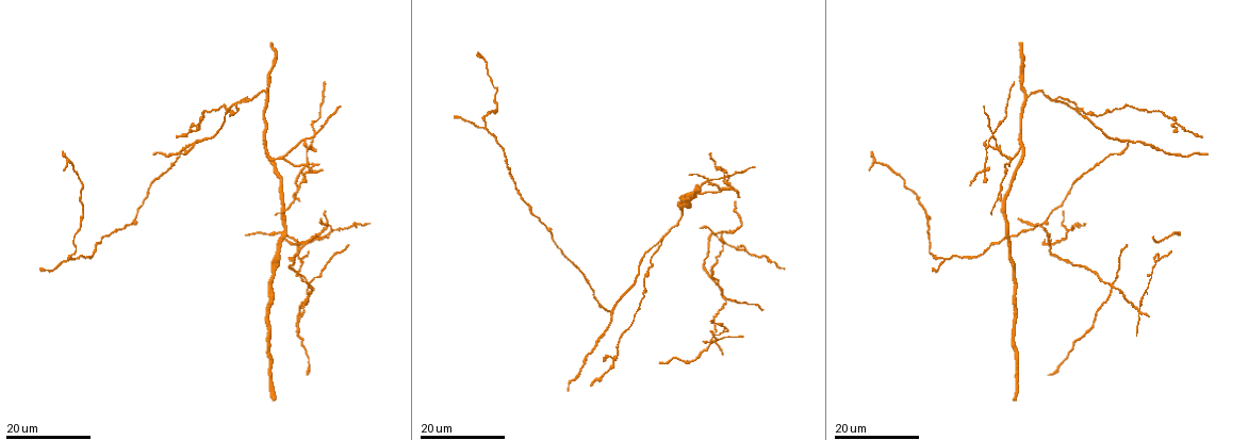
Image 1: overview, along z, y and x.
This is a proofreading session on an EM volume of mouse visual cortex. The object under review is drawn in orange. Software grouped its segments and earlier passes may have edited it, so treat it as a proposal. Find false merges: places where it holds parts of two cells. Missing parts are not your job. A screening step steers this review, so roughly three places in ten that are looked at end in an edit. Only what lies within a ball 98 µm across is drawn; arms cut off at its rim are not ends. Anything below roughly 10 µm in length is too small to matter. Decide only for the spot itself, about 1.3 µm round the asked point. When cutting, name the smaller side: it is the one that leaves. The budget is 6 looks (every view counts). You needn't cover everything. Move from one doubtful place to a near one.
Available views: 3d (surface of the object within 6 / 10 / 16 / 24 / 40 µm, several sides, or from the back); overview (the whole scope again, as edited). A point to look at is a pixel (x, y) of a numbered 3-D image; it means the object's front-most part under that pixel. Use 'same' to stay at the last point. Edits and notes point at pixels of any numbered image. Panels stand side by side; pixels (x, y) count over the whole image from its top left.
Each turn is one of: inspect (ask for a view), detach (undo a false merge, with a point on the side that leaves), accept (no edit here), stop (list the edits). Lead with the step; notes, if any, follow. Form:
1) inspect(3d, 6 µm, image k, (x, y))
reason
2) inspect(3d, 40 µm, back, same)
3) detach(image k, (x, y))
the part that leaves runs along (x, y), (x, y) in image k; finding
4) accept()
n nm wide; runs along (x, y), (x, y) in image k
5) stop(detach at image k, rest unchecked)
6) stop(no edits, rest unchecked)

inspect(3d, 16 µm, image 1, (1128, 141))
three arms meet

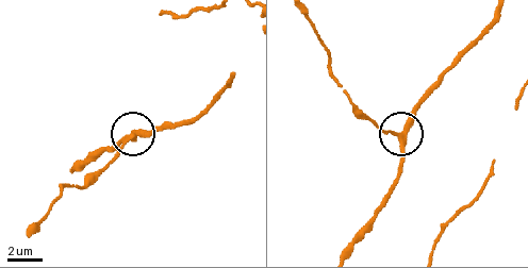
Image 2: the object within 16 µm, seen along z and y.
inspect(3d, 10 µm, image 2, (401, 137))

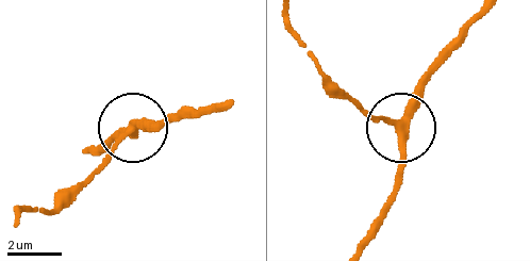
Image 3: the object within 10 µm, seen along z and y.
inspect(3d, 6 µm, image 3, (398, 129))

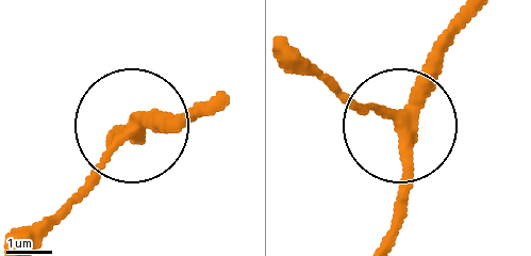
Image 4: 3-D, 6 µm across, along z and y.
accept()
3 arms; runs along (477, 12), (401, 126), (409, 206), (397, 237) in image 4; continuous, no second cell

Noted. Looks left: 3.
inspect(3d, 16 µm, image 1, (313, 134))
arms part here

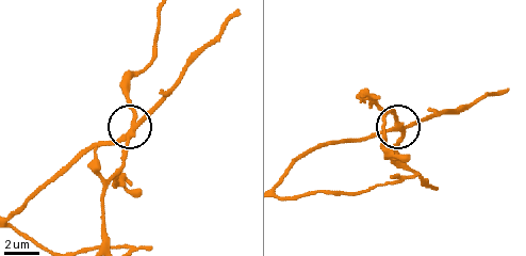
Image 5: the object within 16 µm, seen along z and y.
inspect(3d, 6 µm, image 5, (396, 121))
zoom in

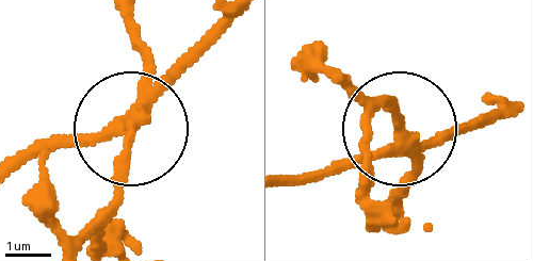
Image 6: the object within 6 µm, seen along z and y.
detach(image 6, (122, 163))
3 arms; a second cell is stuck on

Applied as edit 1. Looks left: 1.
stop(detach at image 6, rest unchecked)

